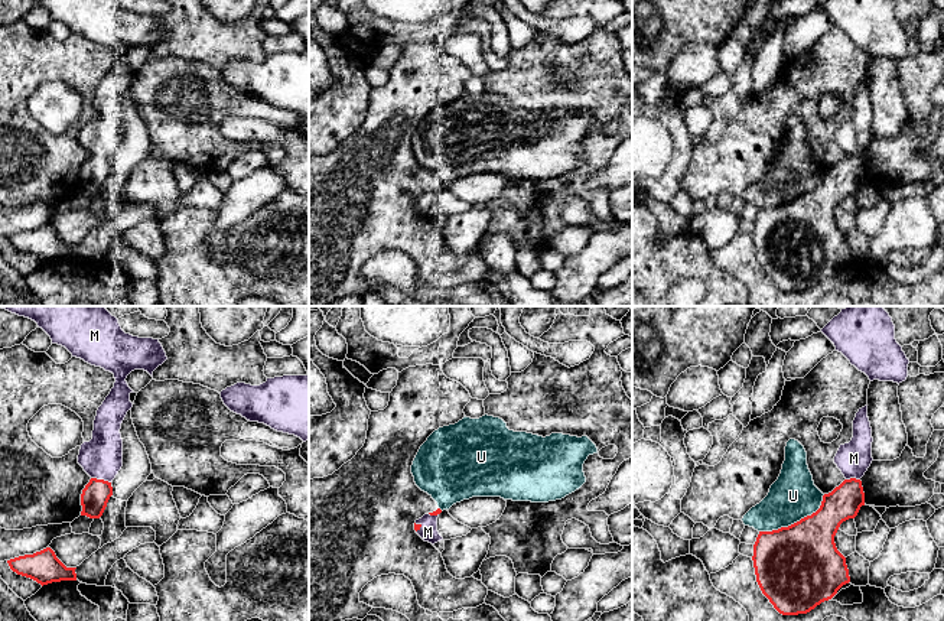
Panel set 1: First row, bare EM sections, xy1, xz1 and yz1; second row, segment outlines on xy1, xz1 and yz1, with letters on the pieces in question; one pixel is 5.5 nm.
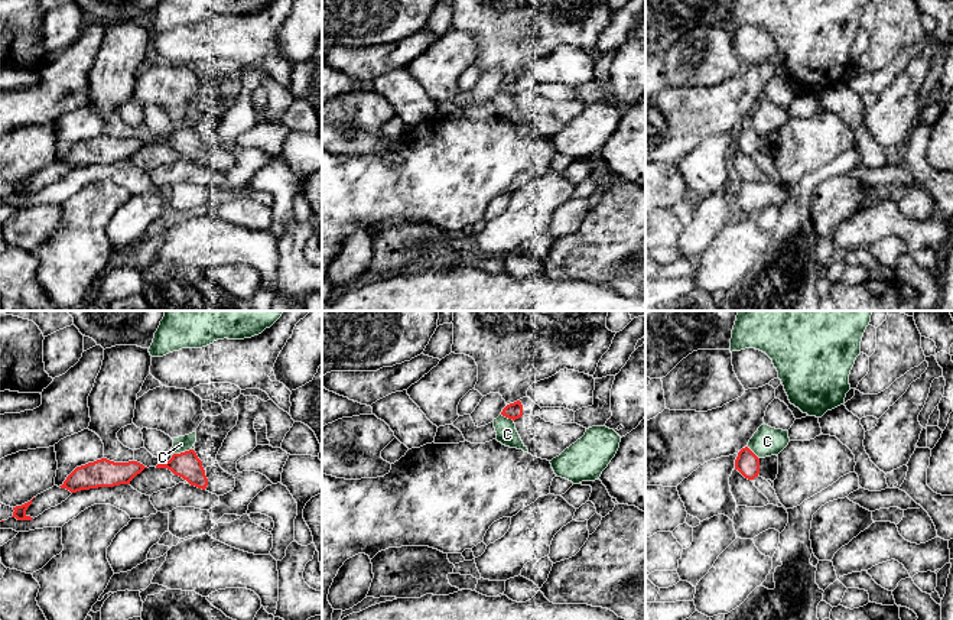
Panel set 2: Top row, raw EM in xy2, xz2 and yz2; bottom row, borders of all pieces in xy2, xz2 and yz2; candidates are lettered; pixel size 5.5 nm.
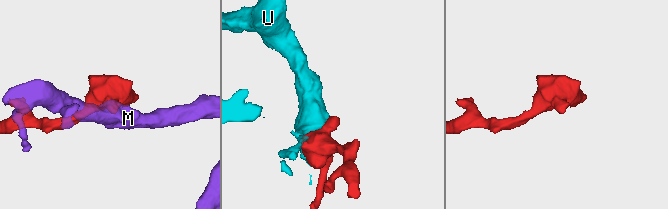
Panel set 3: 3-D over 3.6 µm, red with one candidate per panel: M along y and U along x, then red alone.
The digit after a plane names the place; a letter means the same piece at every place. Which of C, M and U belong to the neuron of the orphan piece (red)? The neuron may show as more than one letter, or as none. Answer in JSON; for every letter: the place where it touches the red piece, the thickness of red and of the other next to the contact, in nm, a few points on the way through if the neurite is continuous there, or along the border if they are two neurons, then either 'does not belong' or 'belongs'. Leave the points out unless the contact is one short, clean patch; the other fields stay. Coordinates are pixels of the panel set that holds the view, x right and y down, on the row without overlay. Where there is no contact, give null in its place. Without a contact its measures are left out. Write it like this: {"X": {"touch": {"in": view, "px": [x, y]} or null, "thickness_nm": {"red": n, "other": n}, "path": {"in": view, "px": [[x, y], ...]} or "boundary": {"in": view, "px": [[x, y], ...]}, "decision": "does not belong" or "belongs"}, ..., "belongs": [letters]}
{"C": {"touch": {"in": "xy2", "px": [182, 129]}, "thickness_nm": {"red": 150, "other": 90}, "boundary": {"in": "xy2", "px": [[191, 125], [173, 130]]}, "decision": "does not belong"}, "M": {"touch": {"in": "xy1", "px": [101, 156]}, "thickness_nm": {"red": 150, "other": 240}, "decision": "belongs"}, "U": {"touch": {"in": "yz1", "px": [797, 198]}, "thickness_nm": {"red": 460, "other": 260}, "decision": "does not belong"}, "belongs": ["M"]}

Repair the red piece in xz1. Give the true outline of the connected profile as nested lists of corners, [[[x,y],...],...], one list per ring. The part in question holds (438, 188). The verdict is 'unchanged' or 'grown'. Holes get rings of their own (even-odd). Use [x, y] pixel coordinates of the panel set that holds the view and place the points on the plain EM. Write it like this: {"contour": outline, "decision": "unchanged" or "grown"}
{"contour": [[[437,185],[436,188],[424,191],[421,195],[416,196],[414,207],[424,218],[434,221],[443,217],[437,208],[437,194],[440,189],[442,186]]], "decision": "grown"}

